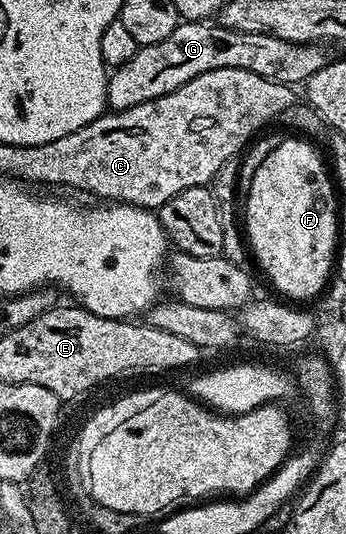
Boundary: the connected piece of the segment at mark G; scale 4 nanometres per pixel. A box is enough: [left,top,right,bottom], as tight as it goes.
[108,22,327,112]

